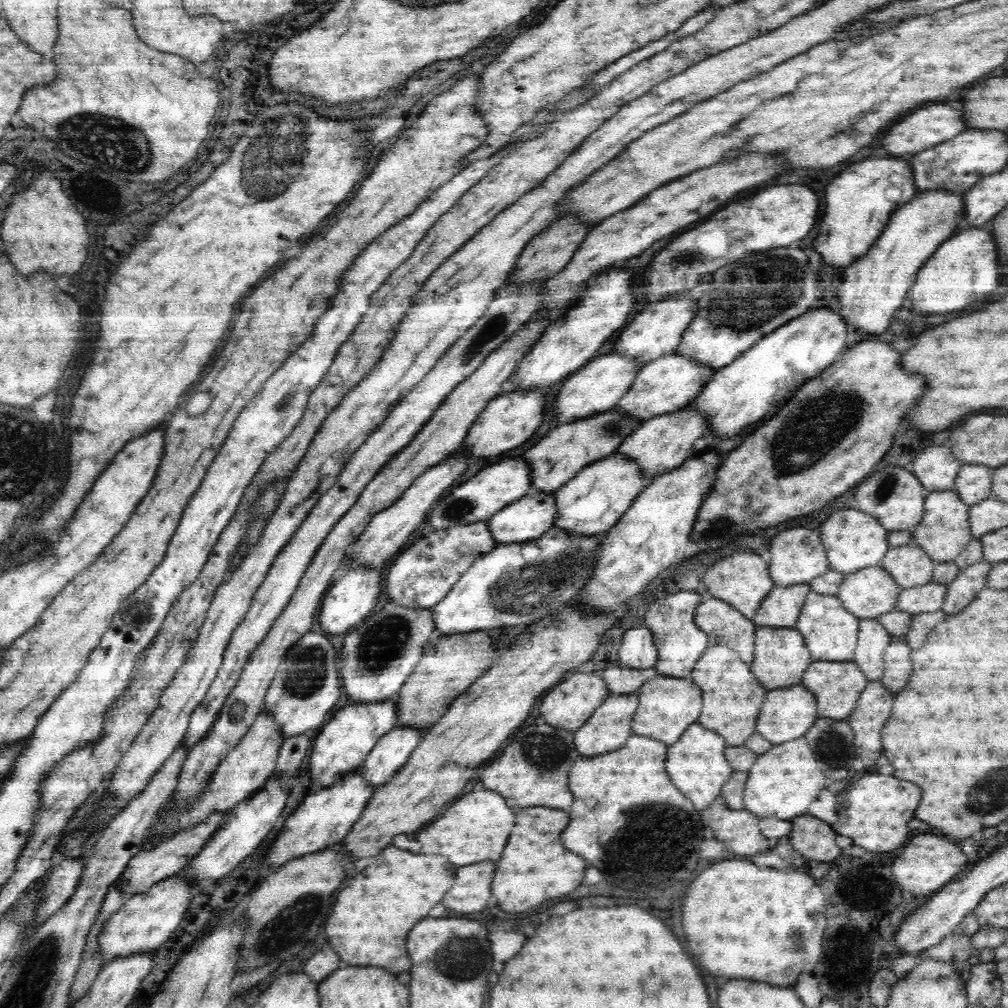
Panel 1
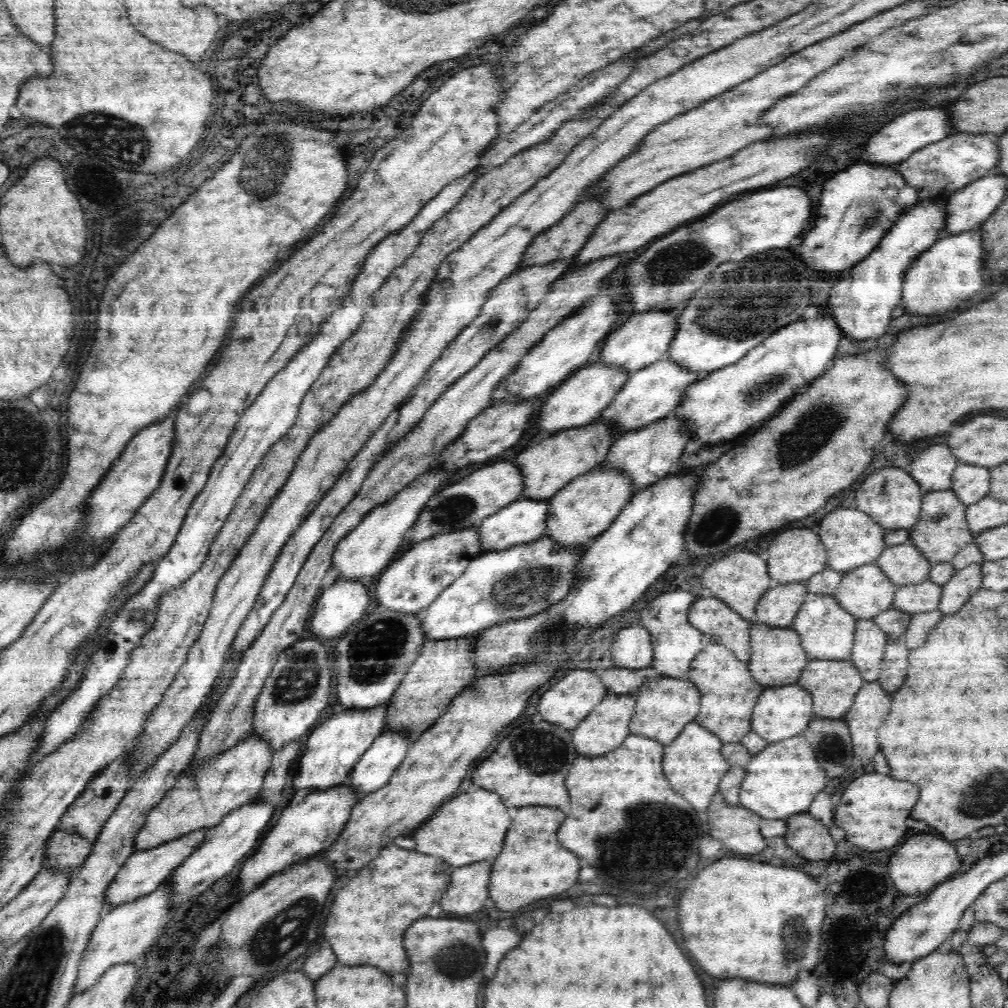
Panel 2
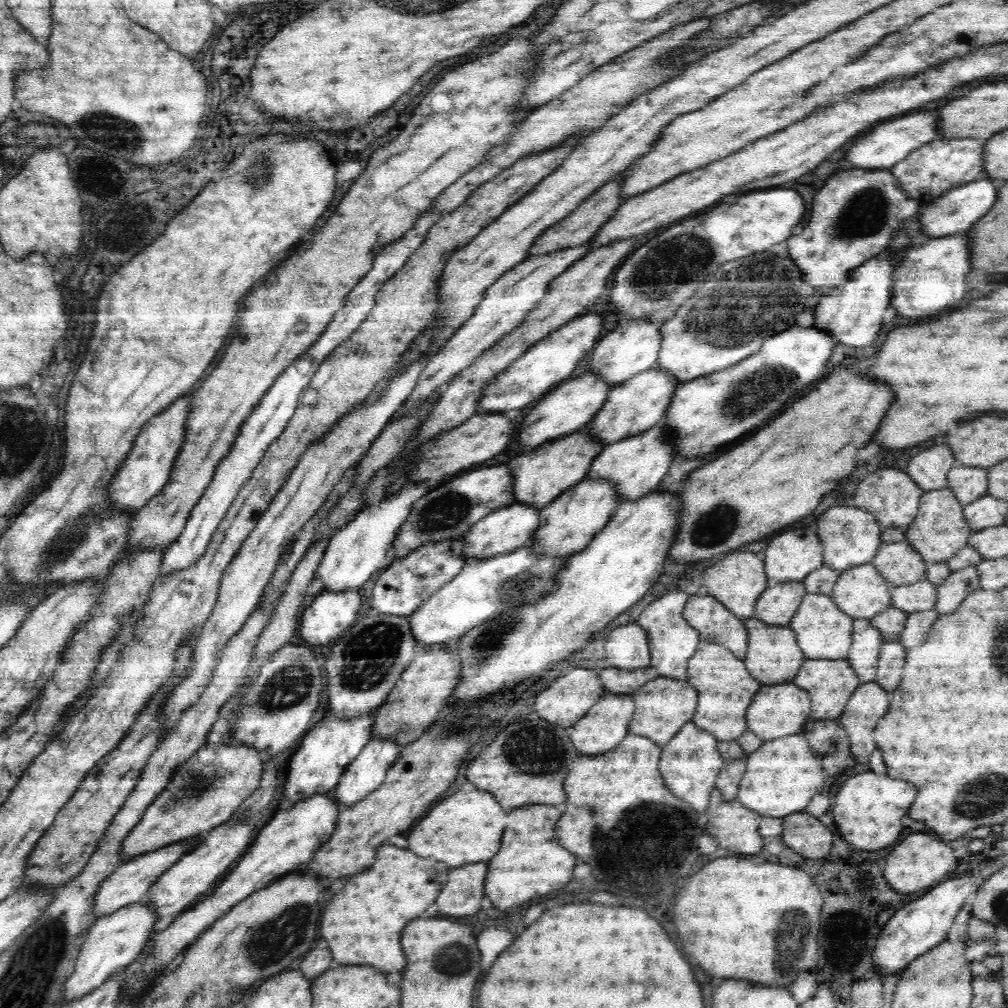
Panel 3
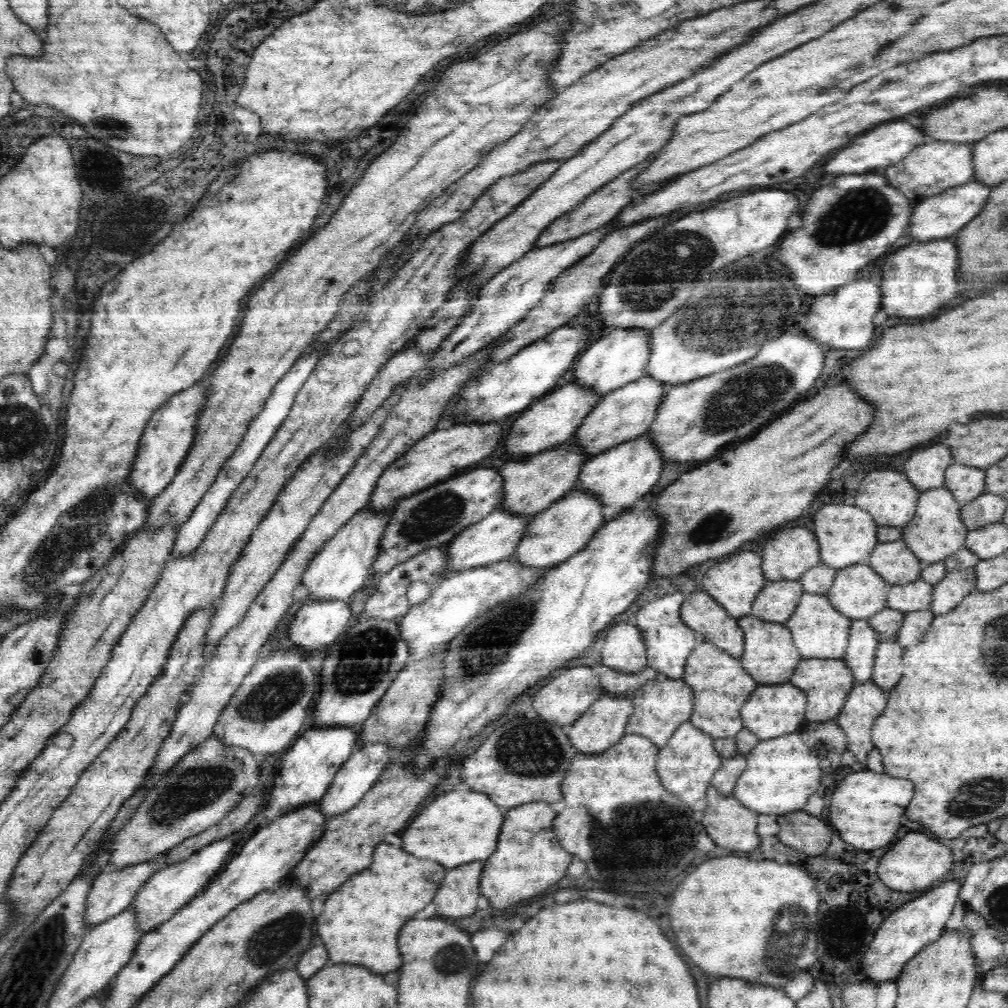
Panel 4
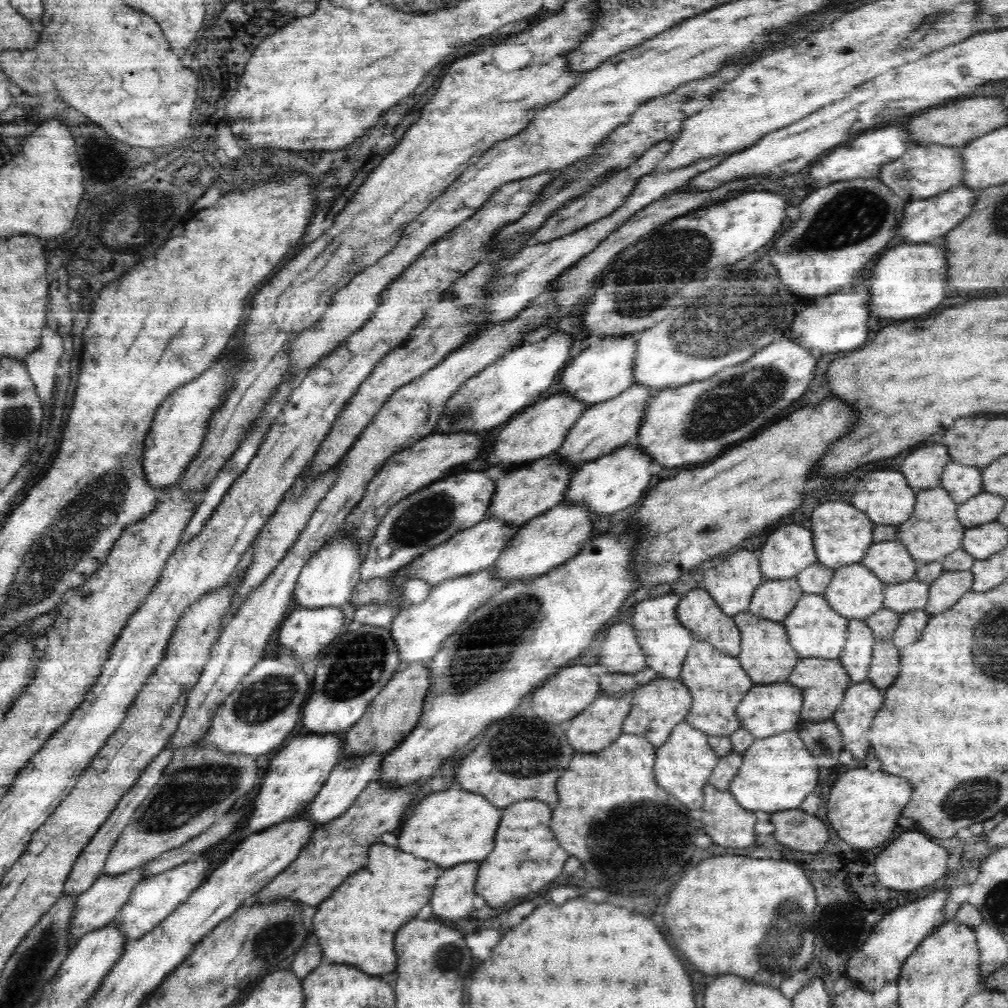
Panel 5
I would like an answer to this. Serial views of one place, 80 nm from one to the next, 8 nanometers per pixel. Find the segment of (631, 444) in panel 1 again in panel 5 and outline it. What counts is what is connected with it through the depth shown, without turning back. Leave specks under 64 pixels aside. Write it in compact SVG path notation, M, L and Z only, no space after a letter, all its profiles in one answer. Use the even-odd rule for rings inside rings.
M628 444L614 449L596 460L574 467L563 502L584 503L592 513L600 515L624 510L638 502L642 494L647 492L652 463L652 457L648 457L648 453L644 453L638 445Z

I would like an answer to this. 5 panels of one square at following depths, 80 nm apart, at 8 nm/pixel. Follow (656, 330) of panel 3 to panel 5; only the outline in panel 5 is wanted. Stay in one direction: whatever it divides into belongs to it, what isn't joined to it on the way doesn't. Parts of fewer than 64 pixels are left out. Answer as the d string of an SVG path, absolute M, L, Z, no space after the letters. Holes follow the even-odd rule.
M631 334L608 335L594 340L578 356L571 359L563 369L560 386L567 394L592 406L599 402L619 397L634 384L634 360L636 360L636 341Z

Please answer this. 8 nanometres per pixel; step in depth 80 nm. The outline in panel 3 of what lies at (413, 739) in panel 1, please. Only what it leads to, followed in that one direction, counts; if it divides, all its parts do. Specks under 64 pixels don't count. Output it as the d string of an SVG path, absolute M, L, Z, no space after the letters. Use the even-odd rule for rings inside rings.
M376 738L366 744L361 754L342 774L334 799L341 805L353 805L384 784L392 764L399 760L402 745L396 740Z

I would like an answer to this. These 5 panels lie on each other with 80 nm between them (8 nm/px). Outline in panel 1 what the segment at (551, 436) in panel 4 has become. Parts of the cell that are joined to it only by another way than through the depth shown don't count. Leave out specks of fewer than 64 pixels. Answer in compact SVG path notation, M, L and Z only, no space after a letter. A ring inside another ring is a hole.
M614 350L611 353L594 357L564 382L554 404L556 413L554 423L572 422L614 409L614 406L620 402L620 398L624 398L634 384L634 378L638 376L643 365L644 361L634 357L626 357L626 355L616 353Z

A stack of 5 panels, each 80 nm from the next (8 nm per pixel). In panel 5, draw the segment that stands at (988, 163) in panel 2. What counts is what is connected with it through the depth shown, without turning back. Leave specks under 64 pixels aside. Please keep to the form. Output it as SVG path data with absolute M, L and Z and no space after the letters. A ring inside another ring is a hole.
M913 144L898 160L883 165L878 175L882 182L892 189L896 195L910 202L916 199L933 197L962 185L962 176L964 176L964 171L962 171L964 167L962 166L964 166L962 155L953 146Z

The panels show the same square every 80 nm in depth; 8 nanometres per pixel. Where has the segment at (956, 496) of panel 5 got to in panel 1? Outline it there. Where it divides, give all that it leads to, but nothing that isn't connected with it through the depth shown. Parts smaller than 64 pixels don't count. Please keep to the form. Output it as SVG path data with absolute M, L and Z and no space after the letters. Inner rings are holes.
M962 464L955 480L954 491L967 505L978 504L992 494L992 470L981 464Z

